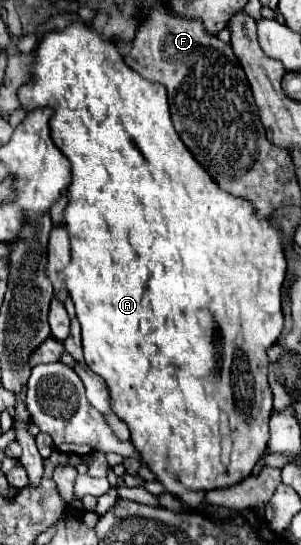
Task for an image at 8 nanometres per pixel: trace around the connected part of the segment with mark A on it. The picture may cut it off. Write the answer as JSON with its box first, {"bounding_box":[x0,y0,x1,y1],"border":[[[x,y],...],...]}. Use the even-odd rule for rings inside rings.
{"bounding_box":[19,21,285,507],"border":[[[77,21],[63,31],[47,33],[37,47],[33,67],[33,83],[19,89],[19,103],[25,111],[31,111],[35,107],[55,109],[51,117],[51,139],[73,167],[73,183],[69,185],[69,205],[65,211],[65,223],[71,237],[71,263],[65,269],[65,275],[67,289],[75,303],[81,326],[85,363],[93,373],[105,379],[111,395],[111,411],[127,423],[131,431],[131,443],[139,449],[139,453],[143,453],[143,463],[151,469],[163,489],[179,499],[185,507],[197,507],[205,499],[205,491],[219,487],[227,489],[251,475],[255,463],[267,449],[267,421],[273,409],[271,387],[267,383],[267,349],[283,331],[281,285],[285,279],[285,257],[279,231],[267,219],[259,221],[249,201],[233,197],[215,185],[211,175],[193,159],[193,155],[175,133],[167,105],[167,91],[163,89],[163,85],[147,81],[139,73],[129,69],[119,55],[117,45],[105,41],[99,33],[89,29],[87,23]],[[221,413],[225,413],[229,419],[229,437],[233,441],[231,471],[221,465]]]}

